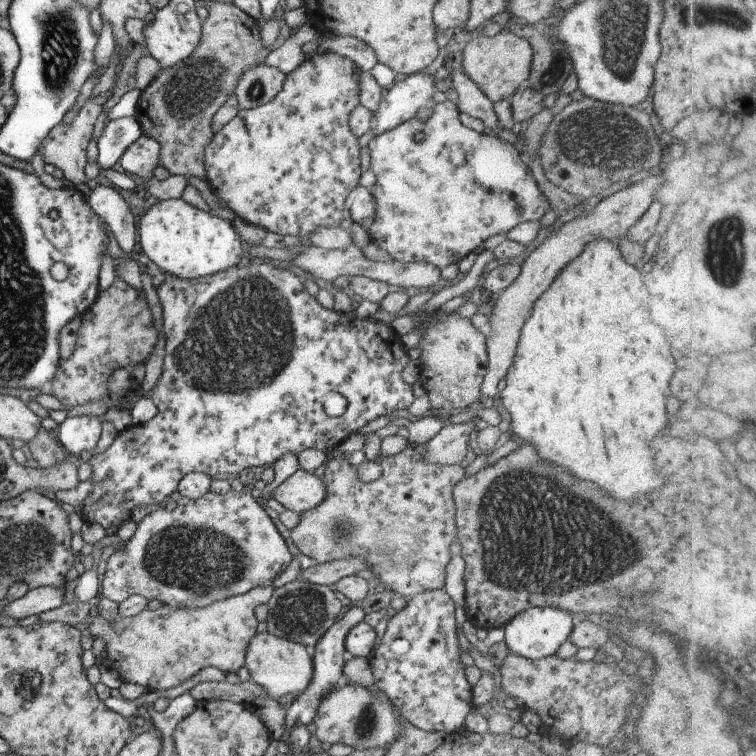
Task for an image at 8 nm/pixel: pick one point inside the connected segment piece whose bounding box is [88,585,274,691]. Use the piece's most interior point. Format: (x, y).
(160, 648)

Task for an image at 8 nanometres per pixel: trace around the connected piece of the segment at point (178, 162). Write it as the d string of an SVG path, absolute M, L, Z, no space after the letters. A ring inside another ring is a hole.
M208 2L203 6L208 11L208 17L200 24L199 40L195 48L185 58L183 64L166 69L160 68L151 82L143 90L140 90L133 118L142 130L142 136L159 145L159 164L170 175L197 176L197 178L203 178L206 181L203 168L204 150L214 132L209 132L209 126L185 126L185 117L197 114L197 116L205 116L207 122L212 120L211 116L214 116L218 108L234 92L240 73L263 64L264 58L271 52L271 48L261 43L261 37L259 37L261 26L257 20L246 15L233 3Z

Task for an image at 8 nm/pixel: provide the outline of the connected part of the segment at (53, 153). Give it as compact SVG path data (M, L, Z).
M111 88L108 91L100 93L92 100L86 99L69 125L62 126L61 122L59 122L59 124L55 125L47 133L47 137L42 140L40 151L42 152L44 162L52 164L55 168L59 168L64 176L64 180L69 181L73 187L77 186L77 184L85 184L87 180L83 173L83 167L86 164L85 150L89 146L89 139L93 132L95 119L101 112L102 105L105 103L103 102L104 98L107 98L107 101L110 95Z

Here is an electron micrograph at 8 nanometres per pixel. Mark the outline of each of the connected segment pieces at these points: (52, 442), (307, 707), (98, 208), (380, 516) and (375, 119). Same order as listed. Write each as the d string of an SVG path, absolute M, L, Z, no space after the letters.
M42 425L37 428L35 436L26 441L26 445L39 469L48 469L63 464L68 458L64 448Z
M357 606L350 607L341 618L337 619L317 640L313 647L312 656L312 675L309 684L303 689L301 694L292 701L286 709L285 726L282 739L287 740L286 736L290 732L291 727L297 725L307 725L313 720L321 701L331 691L339 689L342 680L342 668L346 659L343 639L348 630L358 622L363 621L367 609L361 609Z
M95 185L85 199L90 210L104 222L108 232L113 234L117 246L128 257L135 257L136 224L126 200L113 188L103 185Z
M408 443L403 450L392 455L381 455L379 452L378 457L374 461L381 467L381 473L378 478L371 480L371 482L362 482L357 479L356 466L351 465L347 461L349 454L341 452L340 456L335 456L330 459L327 458L321 478L325 489L324 497L314 507L307 509L305 512L298 513L296 526L289 530L289 538L291 538L291 542L293 542L295 548L300 552L299 554L304 561L328 563L331 561L347 560L353 557L362 559L372 569L371 571L375 575L375 578L380 582L374 590L389 590L393 593L393 596L401 595L405 598L410 598L415 593L443 588L443 570L445 570L445 564L447 564L448 559L452 556L451 553L449 553L449 544L456 541L455 509L450 490L453 488L454 484L457 484L457 482L463 478L464 468L461 467L460 464L440 465L439 463L426 463L422 459L424 456L422 444L423 443Z
M427 71L410 74L403 80L396 82L390 90L384 92L377 110L372 113L370 129L374 130L373 137L413 117L421 106L425 106L429 102L435 91L433 75Z

